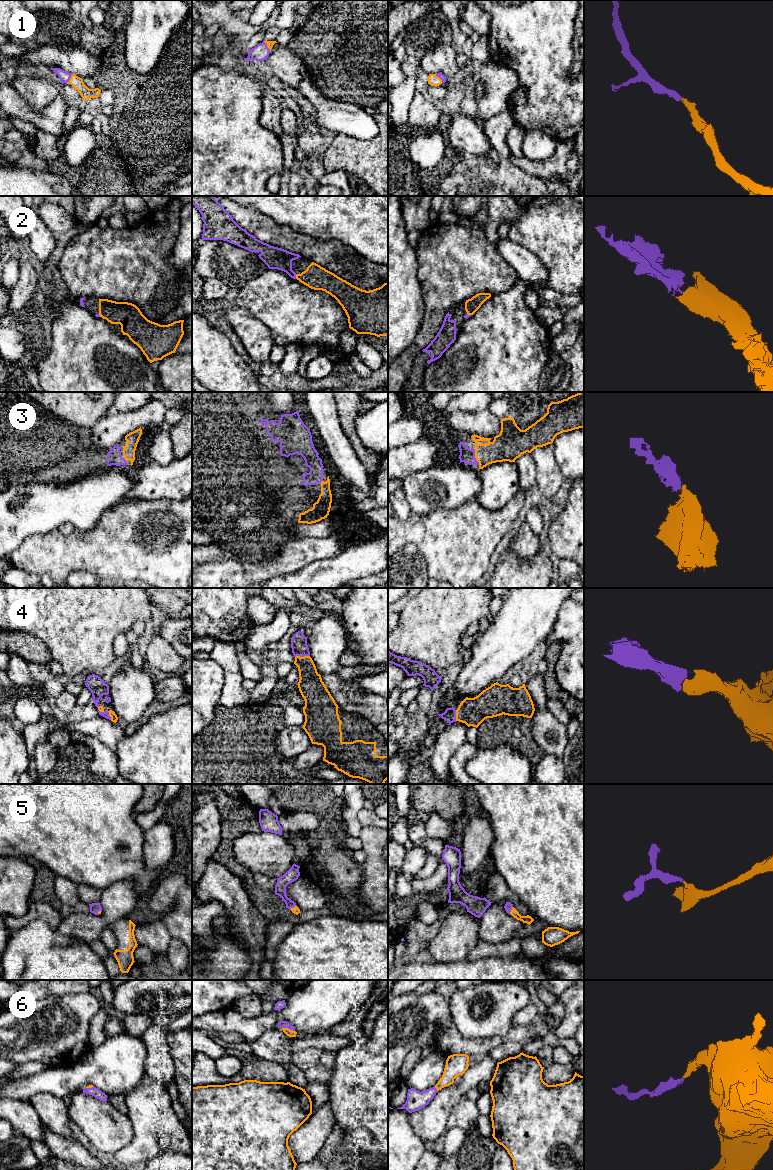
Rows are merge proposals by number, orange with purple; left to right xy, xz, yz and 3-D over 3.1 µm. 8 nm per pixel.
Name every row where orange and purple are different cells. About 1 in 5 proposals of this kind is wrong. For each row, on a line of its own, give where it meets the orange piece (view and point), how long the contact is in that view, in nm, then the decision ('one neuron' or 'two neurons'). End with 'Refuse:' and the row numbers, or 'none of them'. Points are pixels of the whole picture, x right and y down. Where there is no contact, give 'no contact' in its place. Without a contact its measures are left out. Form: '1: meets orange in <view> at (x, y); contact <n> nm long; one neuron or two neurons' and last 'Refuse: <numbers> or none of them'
1: meets orange in xz at (267, 46); contact 90 nm long; one neuron
2: meets orange in xz at (296, 276); contact 40 nm long; one neuron
3: meets orange in yz at (475, 457); contact 130 nm long; one neuron
4: meets orange in xz at (302, 657); contact 120 nm long; one neuron
5: meets orange in yz at (511, 911); contact 70 nm long; one neuron
6: meets orange in xz at (287, 1028); contact 110 nm long; one neuron
Refuse: none of them

